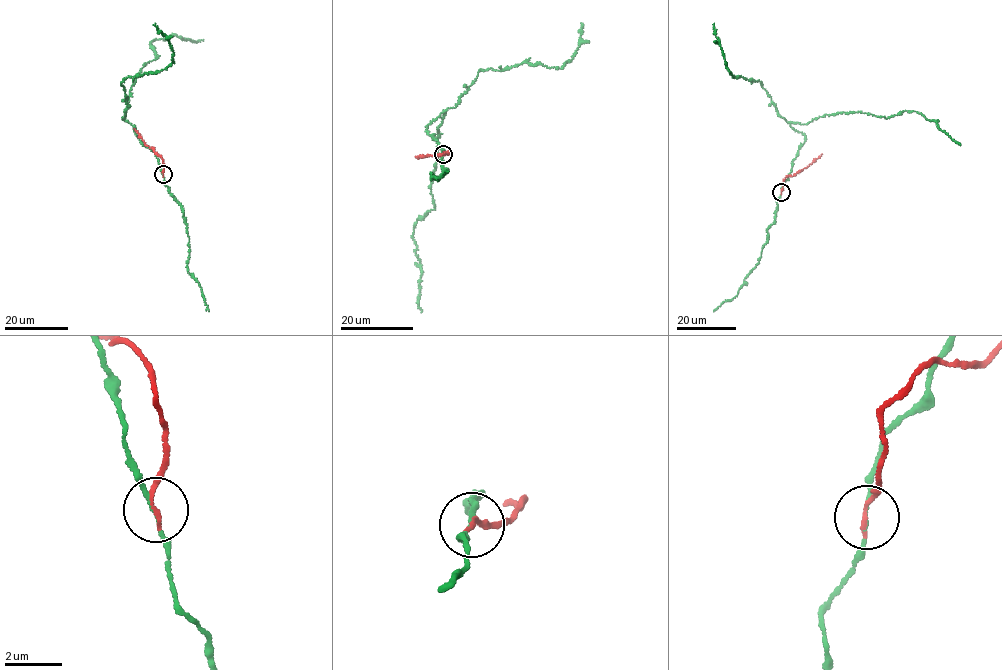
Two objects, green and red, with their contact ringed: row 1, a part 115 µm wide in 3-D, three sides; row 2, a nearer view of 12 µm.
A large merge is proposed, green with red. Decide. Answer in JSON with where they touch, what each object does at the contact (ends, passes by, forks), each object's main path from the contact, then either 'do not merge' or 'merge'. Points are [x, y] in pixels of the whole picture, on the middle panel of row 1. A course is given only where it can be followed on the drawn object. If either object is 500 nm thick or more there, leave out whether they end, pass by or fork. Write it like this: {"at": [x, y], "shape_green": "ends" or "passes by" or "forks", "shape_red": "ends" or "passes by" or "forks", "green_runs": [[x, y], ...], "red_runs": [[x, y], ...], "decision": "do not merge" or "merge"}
{"at": [443, 154], "shape_green": "passes by", "shape_red": "ends", "green_runs": [[442, 154], [426, 129], [444, 112], [430, 185], [434, 208], [413, 229], [421, 311]], "red_runs": [[442, 154], [415, 156]], "decision": "do not merge"}

